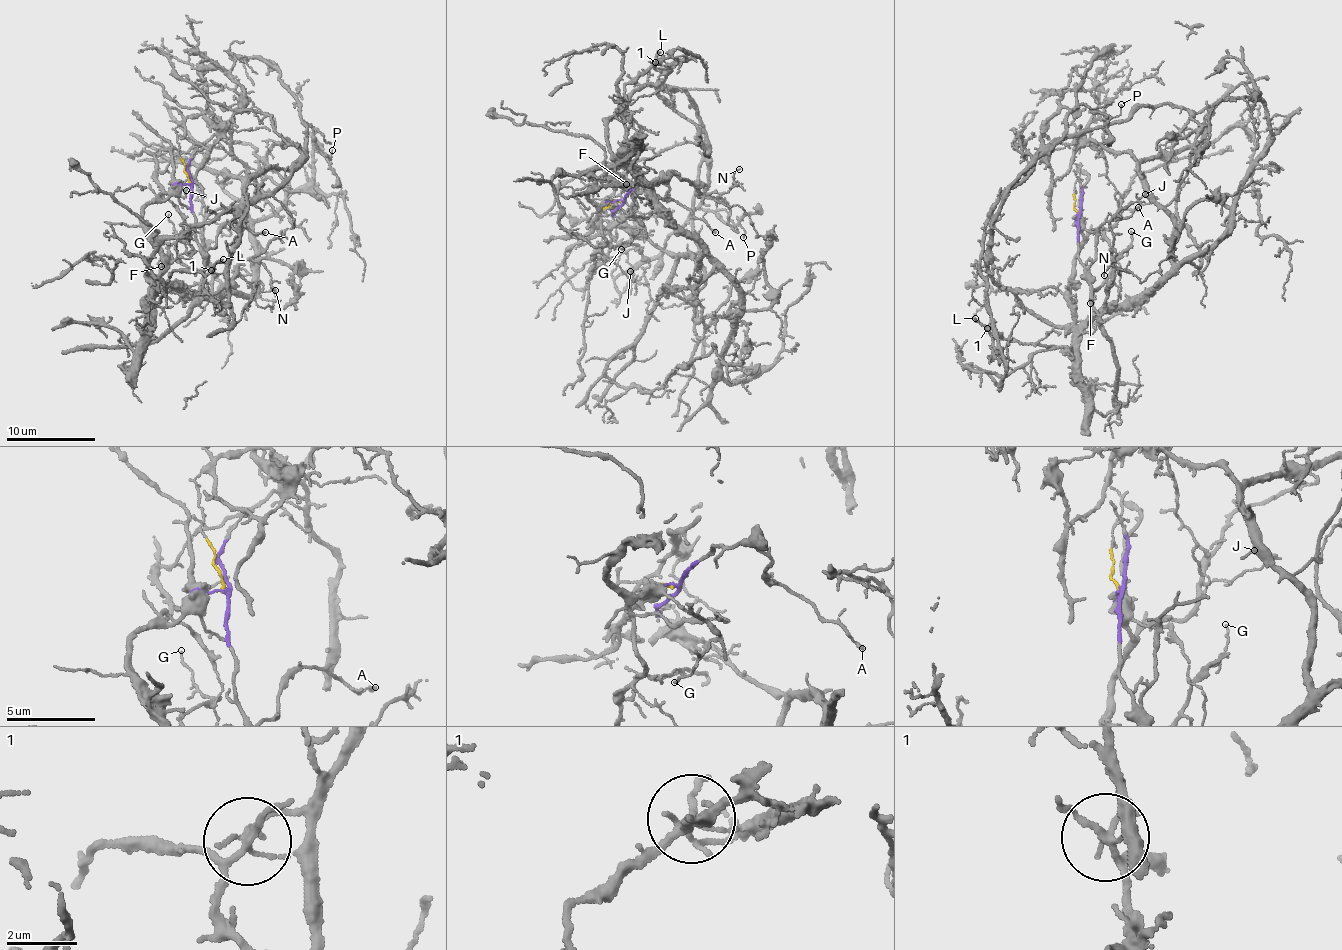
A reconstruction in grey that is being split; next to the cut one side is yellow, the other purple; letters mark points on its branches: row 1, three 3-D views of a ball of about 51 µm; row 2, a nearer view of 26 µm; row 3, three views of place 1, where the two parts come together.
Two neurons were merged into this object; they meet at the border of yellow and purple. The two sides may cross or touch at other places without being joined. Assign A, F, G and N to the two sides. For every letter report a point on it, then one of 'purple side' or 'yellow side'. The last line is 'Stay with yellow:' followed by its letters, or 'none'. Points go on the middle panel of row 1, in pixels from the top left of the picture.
A: (715, 232) | purple side
F: (626, 184) | purple side
G: (621, 249) | purple side
N: (739, 169) | purple side
Stay with yellow: none

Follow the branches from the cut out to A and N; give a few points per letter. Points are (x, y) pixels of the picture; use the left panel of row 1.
A: (189, 183), (194, 231), (202, 250), (216, 244), (216, 232), (229, 222), (241, 222), (258, 234), (265, 231)
N: (189, 183), (204, 263), (203, 297), (227, 283), (249, 259), (268, 271), (275, 290)

